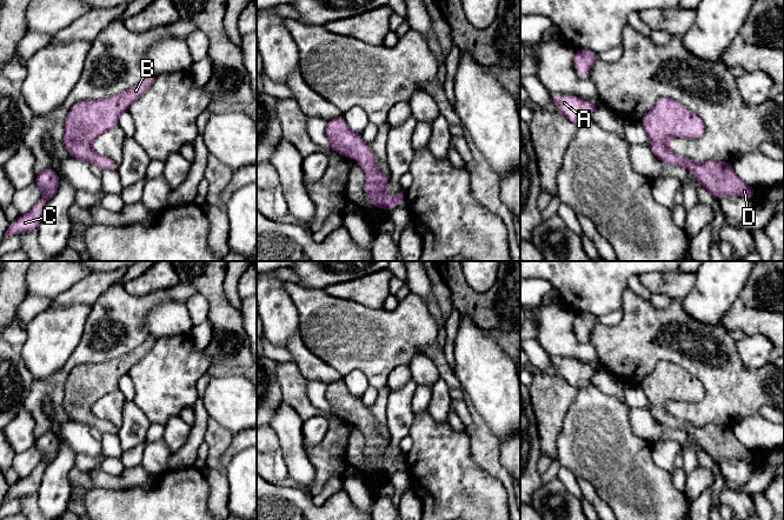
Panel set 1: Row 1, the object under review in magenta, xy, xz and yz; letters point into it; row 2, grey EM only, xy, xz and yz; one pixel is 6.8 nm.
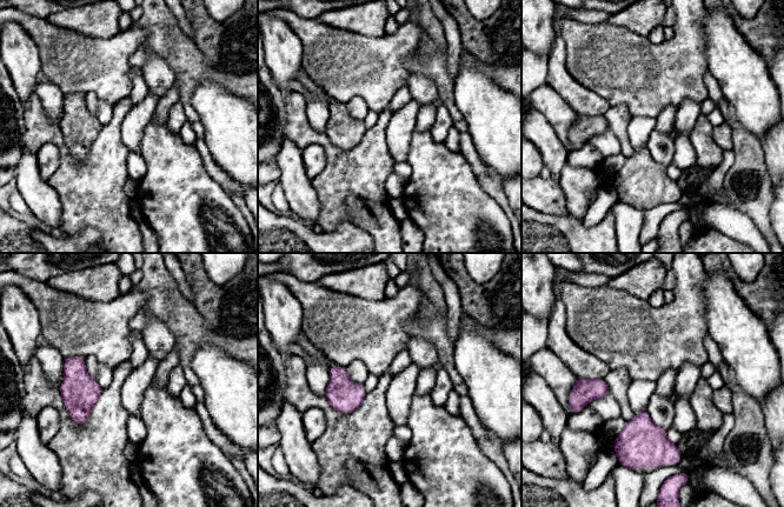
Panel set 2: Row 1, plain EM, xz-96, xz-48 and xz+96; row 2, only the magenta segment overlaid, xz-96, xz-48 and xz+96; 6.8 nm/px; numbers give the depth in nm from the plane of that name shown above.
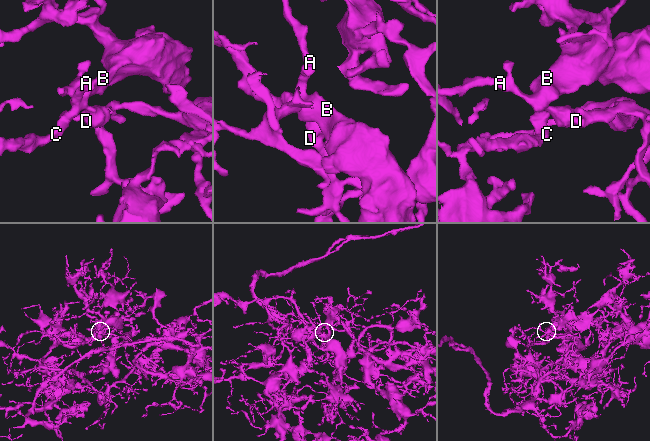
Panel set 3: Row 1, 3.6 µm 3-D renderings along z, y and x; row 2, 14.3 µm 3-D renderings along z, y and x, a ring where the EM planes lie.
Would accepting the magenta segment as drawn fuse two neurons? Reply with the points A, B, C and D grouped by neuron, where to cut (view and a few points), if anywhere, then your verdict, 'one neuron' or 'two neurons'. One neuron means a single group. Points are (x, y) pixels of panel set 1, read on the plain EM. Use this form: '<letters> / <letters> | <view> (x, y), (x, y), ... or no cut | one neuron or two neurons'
A B C D | no cut | one neuron

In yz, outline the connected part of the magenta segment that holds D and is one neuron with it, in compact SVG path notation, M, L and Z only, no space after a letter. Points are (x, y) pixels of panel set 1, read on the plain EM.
M663 360L643 380L642 388L651 406L656 421L692 435L697 446L718 462L737 459L752 464L755 451L746 448L735 435L732 426L707 424L695 426L677 419L669 411L672 401L699 402L705 396L705 387L698 378L678 364Z

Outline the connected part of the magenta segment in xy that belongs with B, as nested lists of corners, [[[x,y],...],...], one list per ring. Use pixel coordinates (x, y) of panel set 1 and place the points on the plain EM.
[[[148,336],[137,348],[118,359],[74,367],[66,380],[64,396],[64,407],[71,421],[98,428],[102,433],[118,434],[119,428],[93,414],[93,405],[119,389],[120,379],[151,352],[155,341],[157,338]]]

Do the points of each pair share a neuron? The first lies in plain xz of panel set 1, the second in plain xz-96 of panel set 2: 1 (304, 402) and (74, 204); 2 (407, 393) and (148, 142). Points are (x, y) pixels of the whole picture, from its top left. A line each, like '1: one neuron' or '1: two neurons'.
1: one neuron
2: two neurons

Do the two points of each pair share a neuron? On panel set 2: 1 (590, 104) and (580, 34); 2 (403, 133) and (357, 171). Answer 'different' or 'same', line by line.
1: different
2: different

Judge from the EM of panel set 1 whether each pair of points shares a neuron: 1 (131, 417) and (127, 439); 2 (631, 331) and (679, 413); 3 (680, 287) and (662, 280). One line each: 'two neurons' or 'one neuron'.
1: one neuron
2: one neuron
3: one neuron

